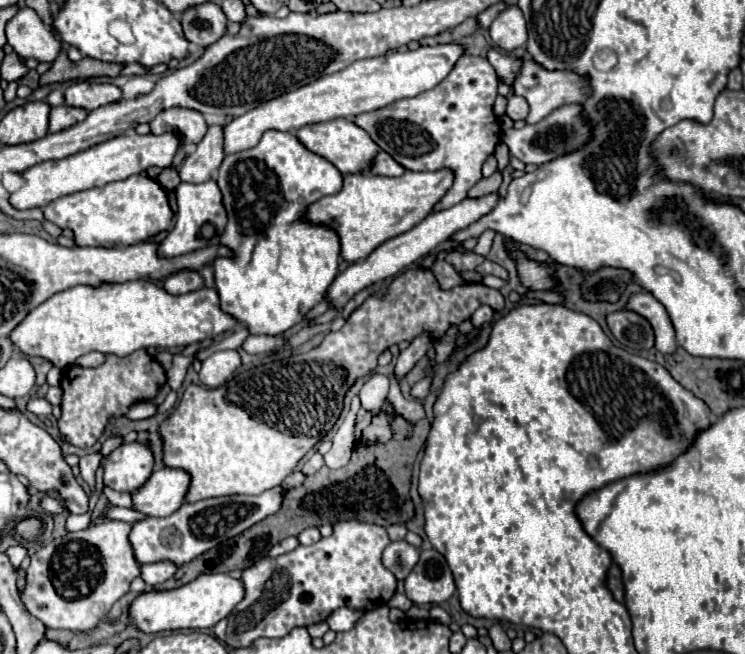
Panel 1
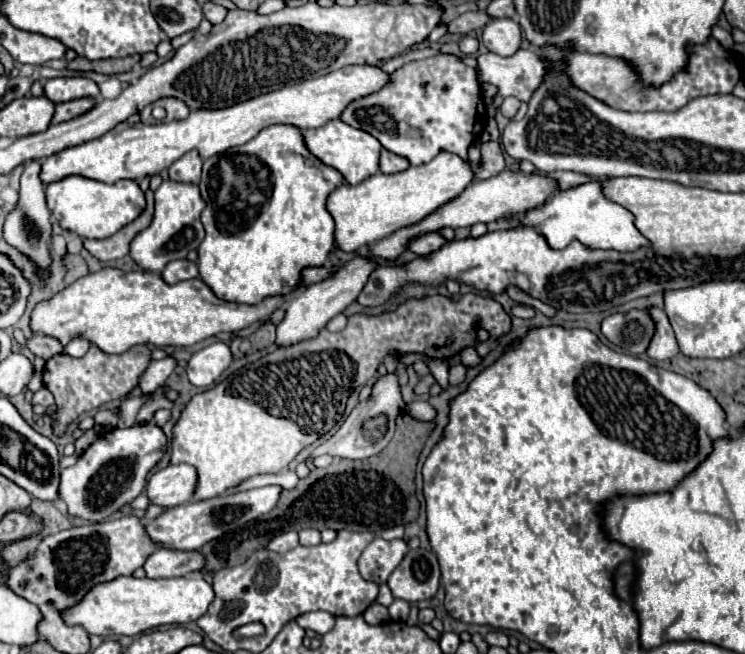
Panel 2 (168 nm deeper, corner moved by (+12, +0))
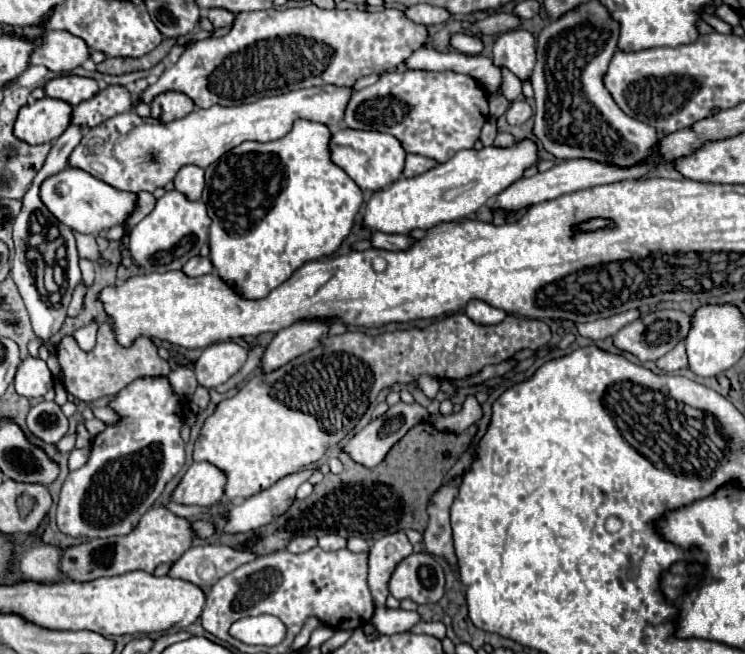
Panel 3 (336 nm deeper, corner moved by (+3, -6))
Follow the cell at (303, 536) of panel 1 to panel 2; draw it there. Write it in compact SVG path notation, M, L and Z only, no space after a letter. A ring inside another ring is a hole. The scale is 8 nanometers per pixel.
M302 530L300 532L300 544L302 546L316 546L320 542L322 542L320 530Z

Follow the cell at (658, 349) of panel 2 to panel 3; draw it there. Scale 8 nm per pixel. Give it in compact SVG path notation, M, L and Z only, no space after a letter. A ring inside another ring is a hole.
M679 342L669 354L661 356L661 358L657 360L657 366L659 366L661 370L665 370L665 372L675 372L675 370L679 370L679 368L685 368L685 366L687 366L685 344Z

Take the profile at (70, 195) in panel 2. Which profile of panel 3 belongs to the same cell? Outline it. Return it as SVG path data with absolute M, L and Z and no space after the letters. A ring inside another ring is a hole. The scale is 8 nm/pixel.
M65 168L63 172L47 178L41 184L41 200L59 222L81 234L99 234L113 226L125 224L137 208L137 194L121 192L79 168Z

